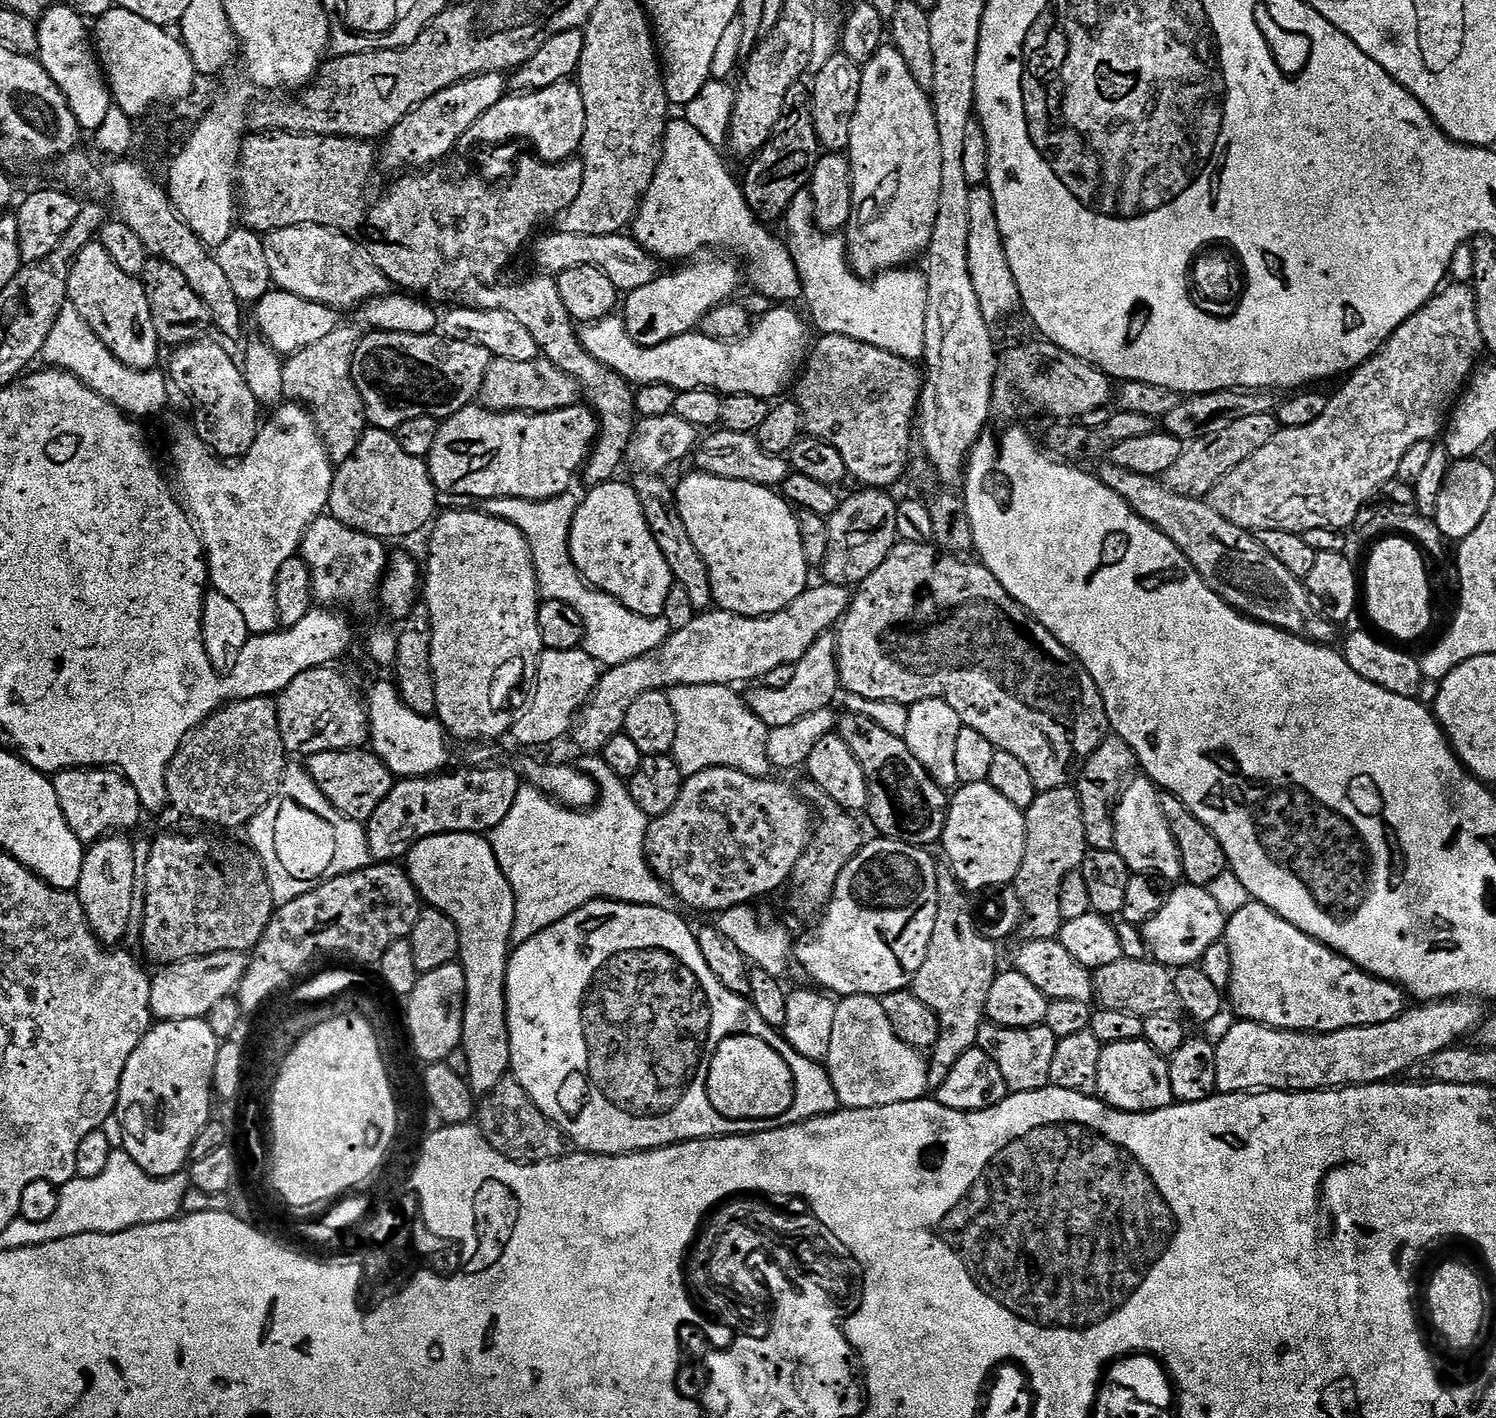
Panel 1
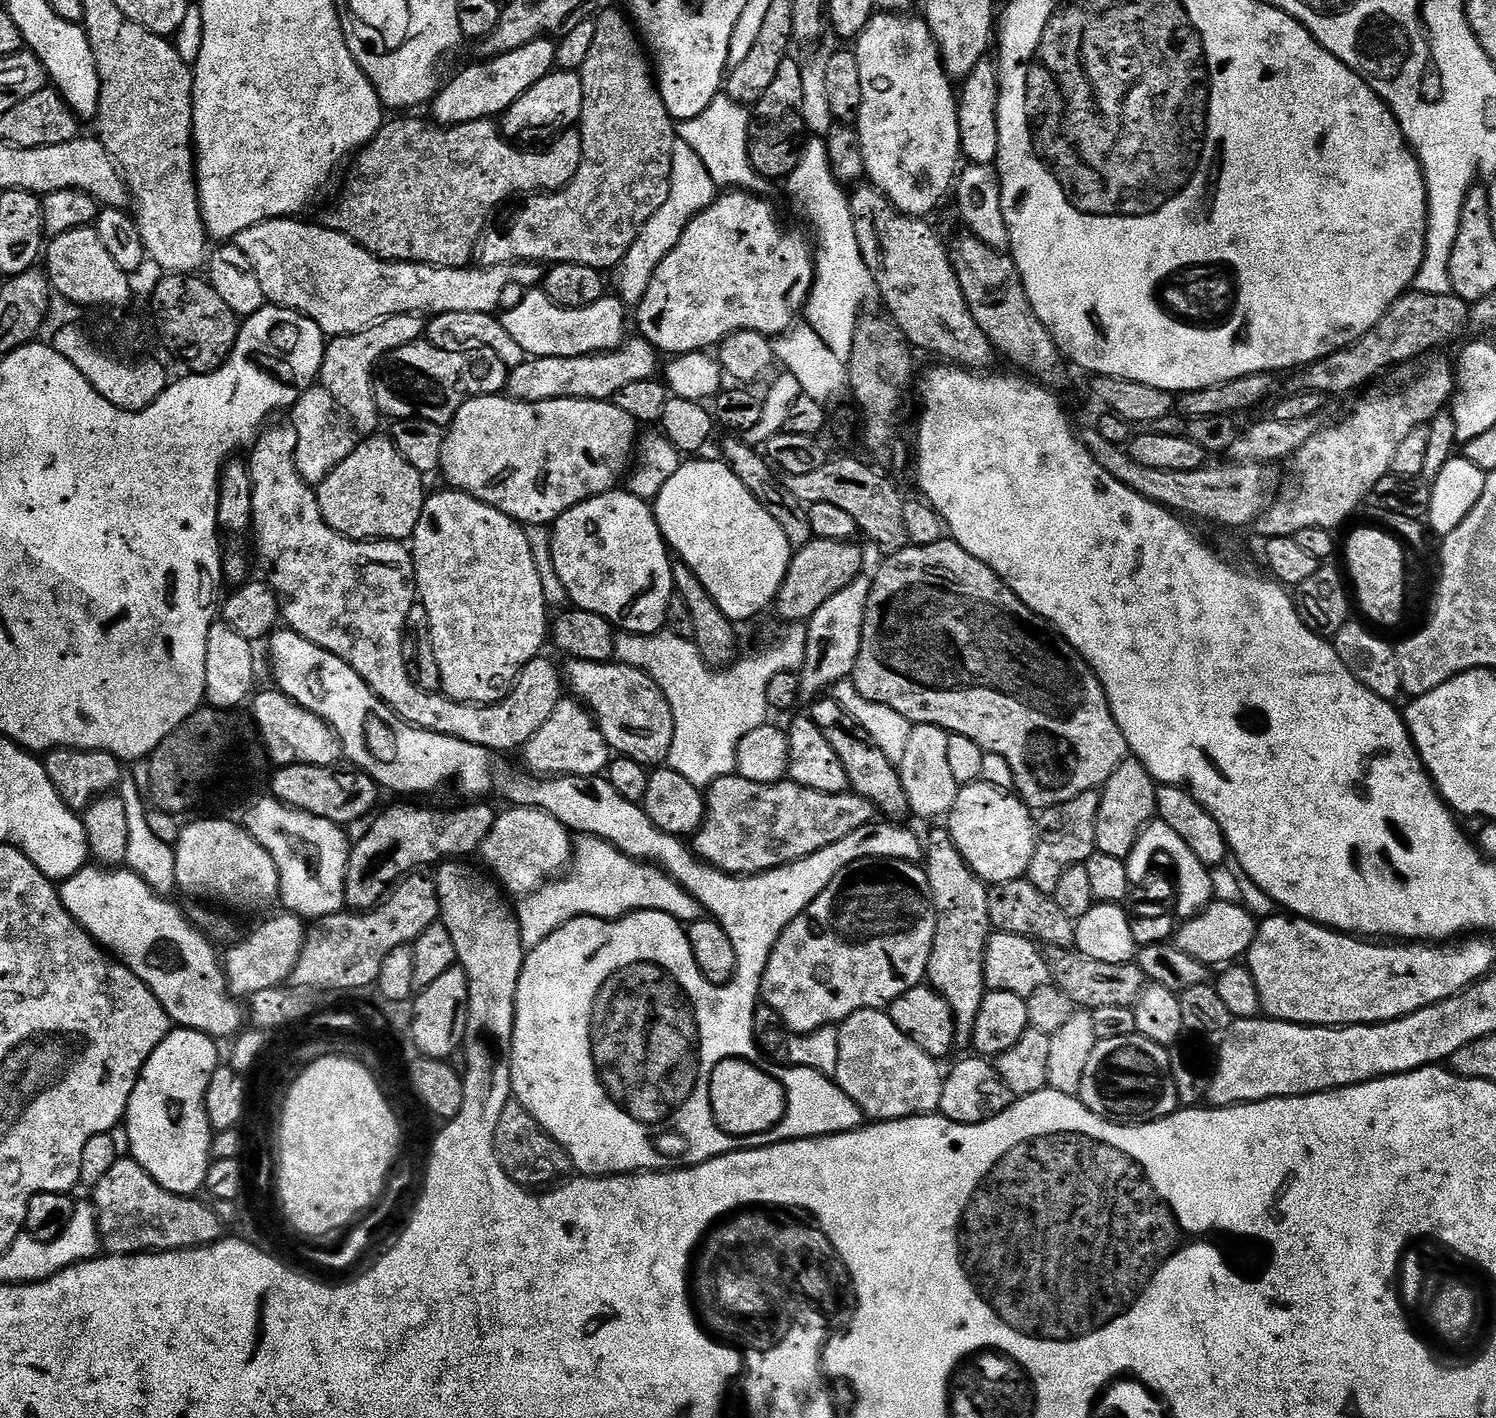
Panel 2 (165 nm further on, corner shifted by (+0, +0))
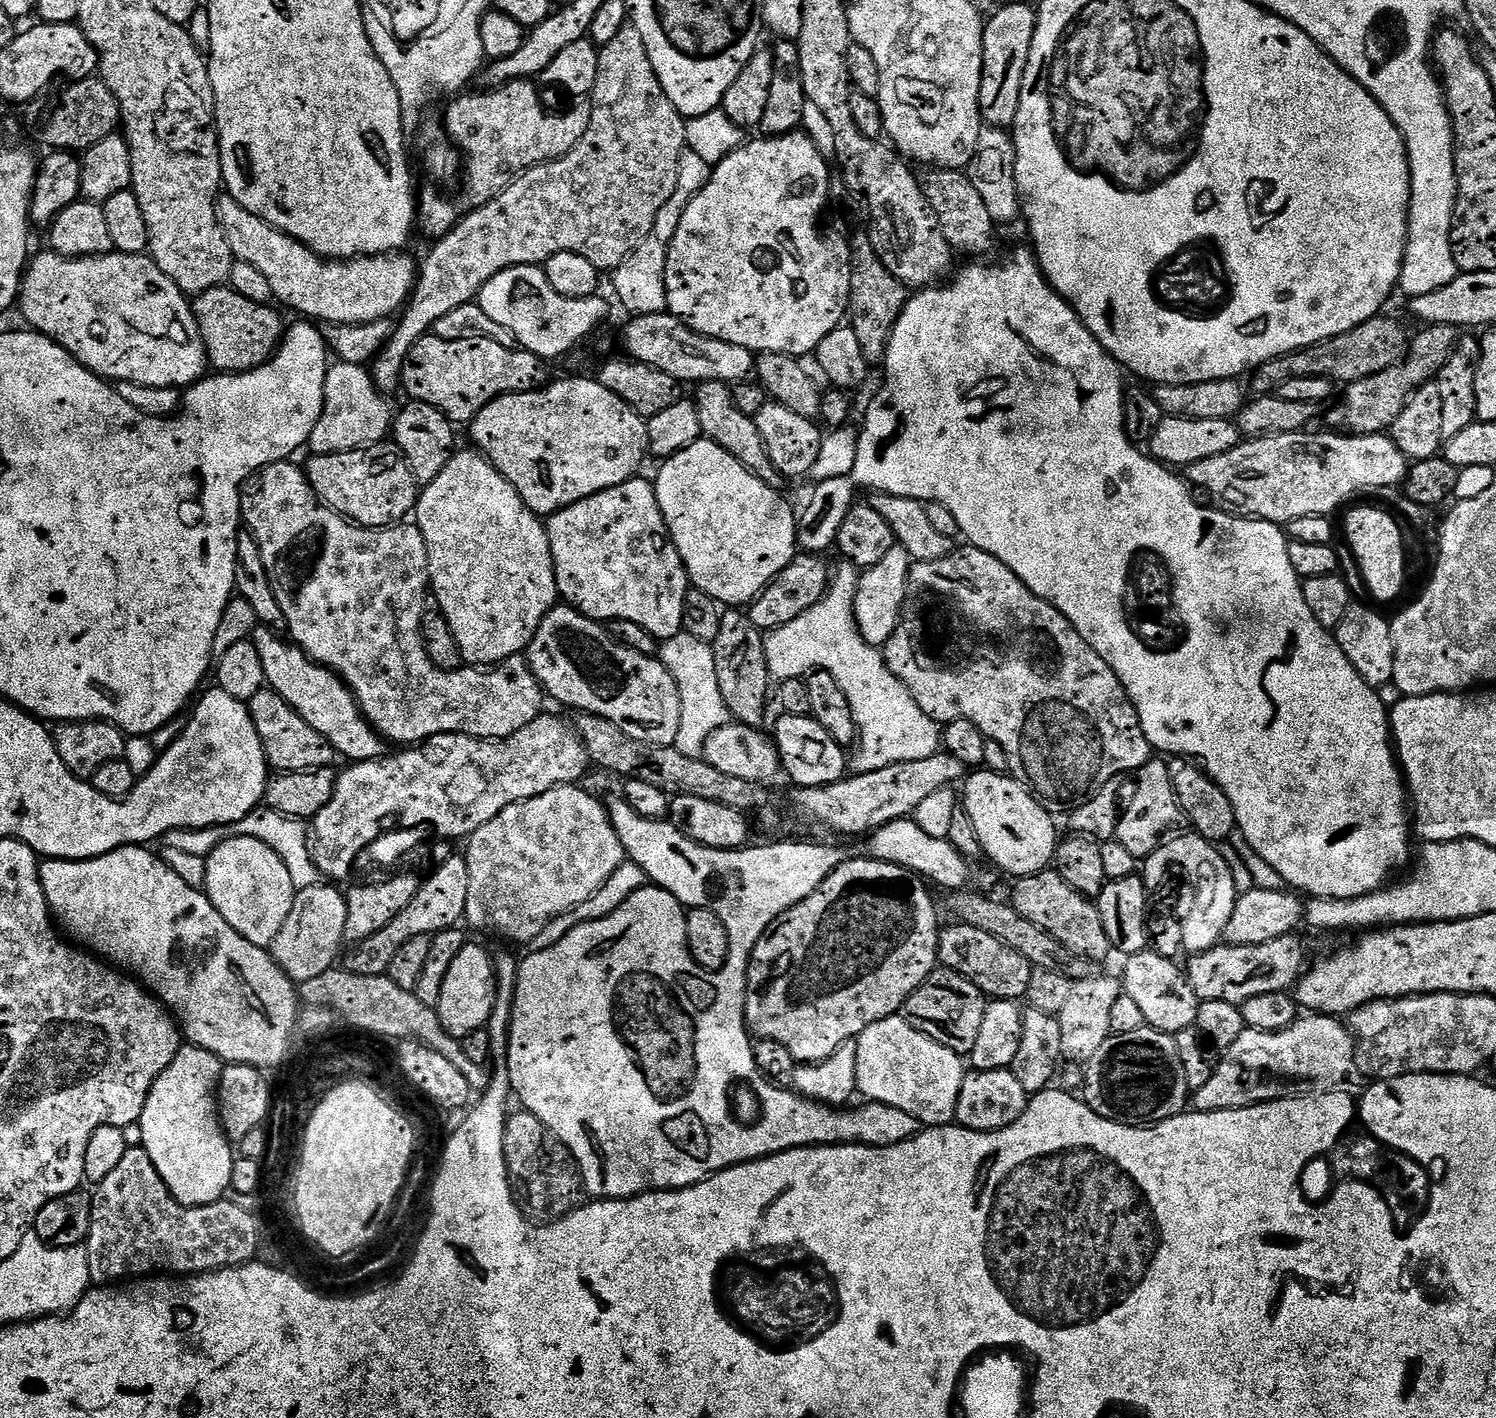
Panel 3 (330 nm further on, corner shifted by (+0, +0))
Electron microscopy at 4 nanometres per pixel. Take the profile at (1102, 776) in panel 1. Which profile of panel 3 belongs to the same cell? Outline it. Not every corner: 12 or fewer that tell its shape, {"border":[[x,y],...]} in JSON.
{"border":[[1167,759],[1135,773],[1114,838],[1143,862],[1183,825]]}

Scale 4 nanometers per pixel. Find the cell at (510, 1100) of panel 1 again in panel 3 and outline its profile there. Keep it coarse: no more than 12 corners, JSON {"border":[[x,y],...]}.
{"border":[[534,1114],[504,1127],[512,1191],[533,1221],[585,1195],[570,1150]]}

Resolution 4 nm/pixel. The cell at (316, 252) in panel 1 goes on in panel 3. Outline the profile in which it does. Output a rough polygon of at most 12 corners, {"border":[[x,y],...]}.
{"border":[[221,195],[236,260],[312,322],[395,317],[408,254],[326,260]]}

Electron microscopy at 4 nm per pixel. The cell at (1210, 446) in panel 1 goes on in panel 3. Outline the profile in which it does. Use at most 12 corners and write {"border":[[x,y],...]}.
{"border":[[1425,327],[1390,370],[1343,389],[1333,429],[1379,436],[1458,343],[1457,329]]}

